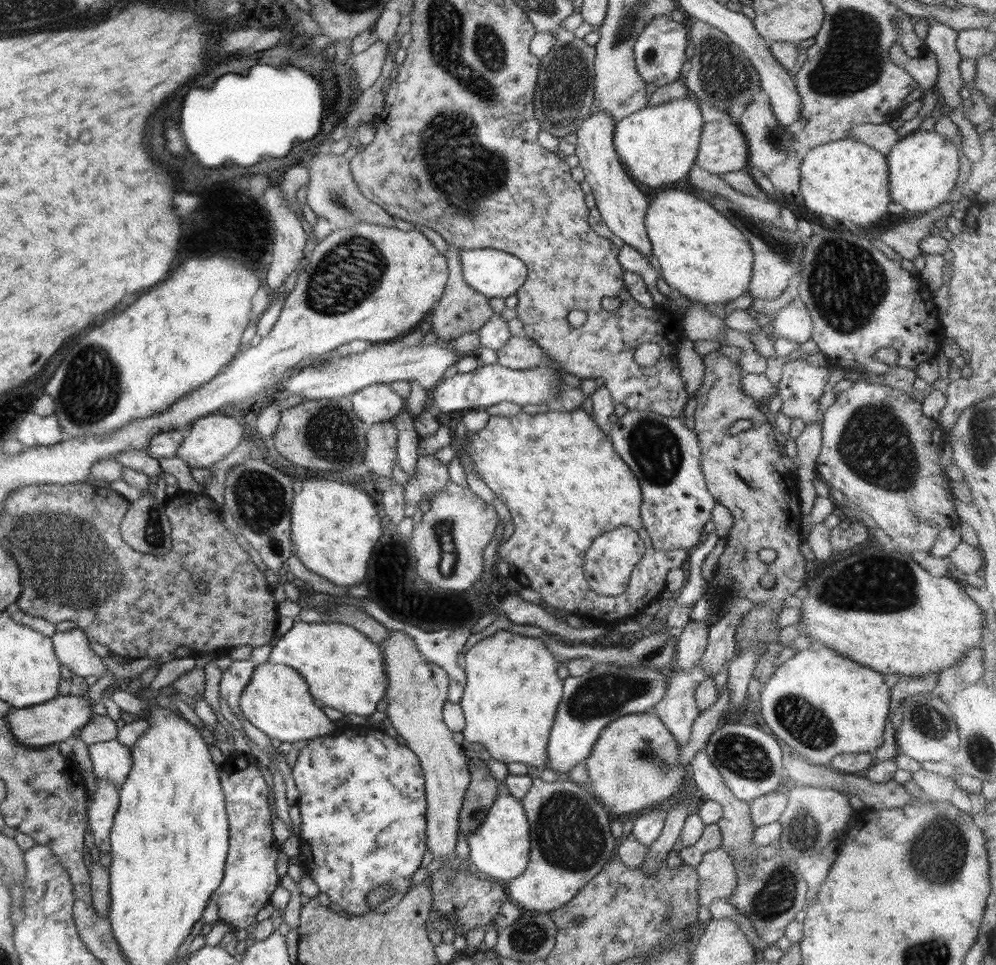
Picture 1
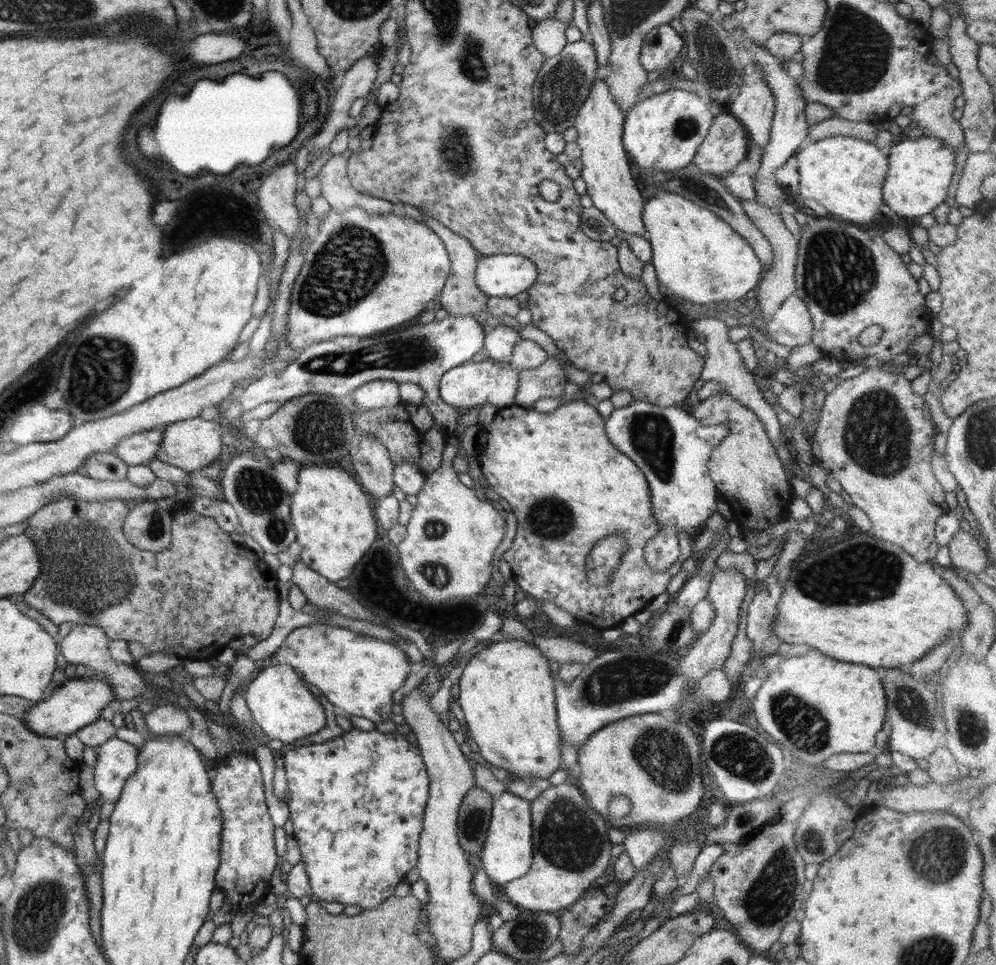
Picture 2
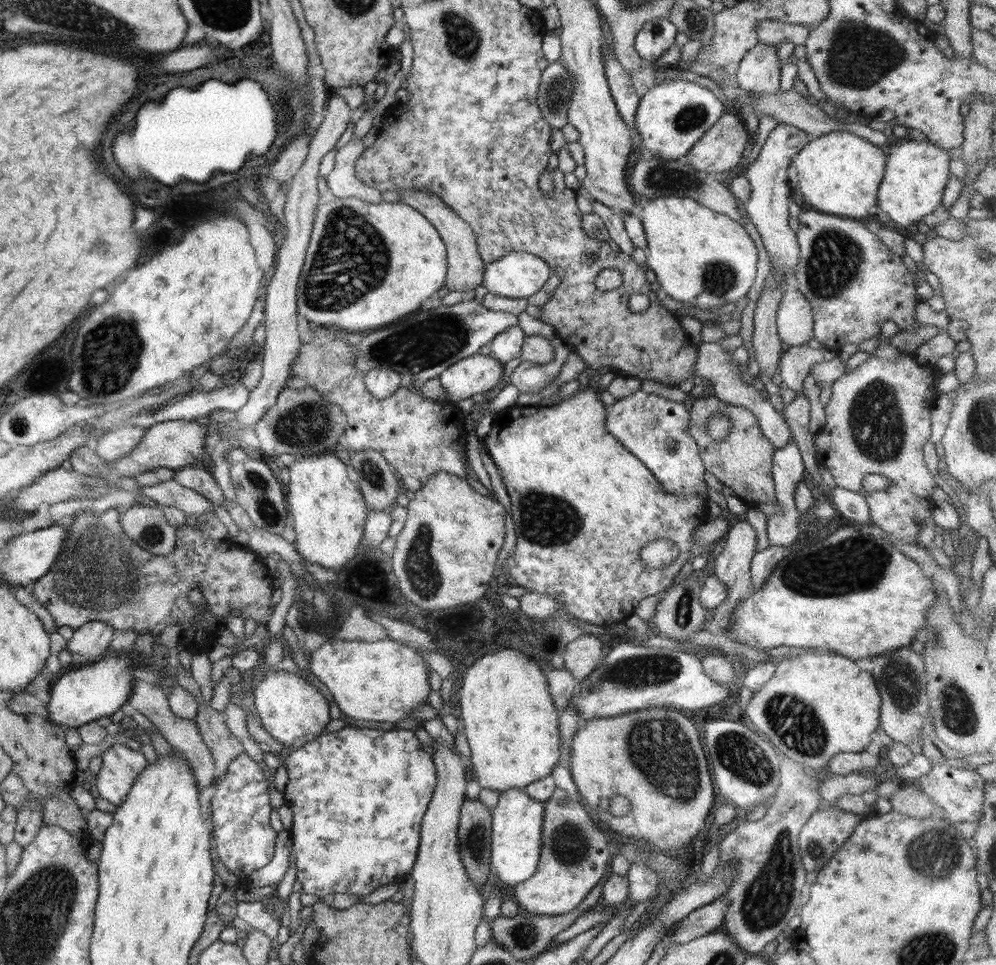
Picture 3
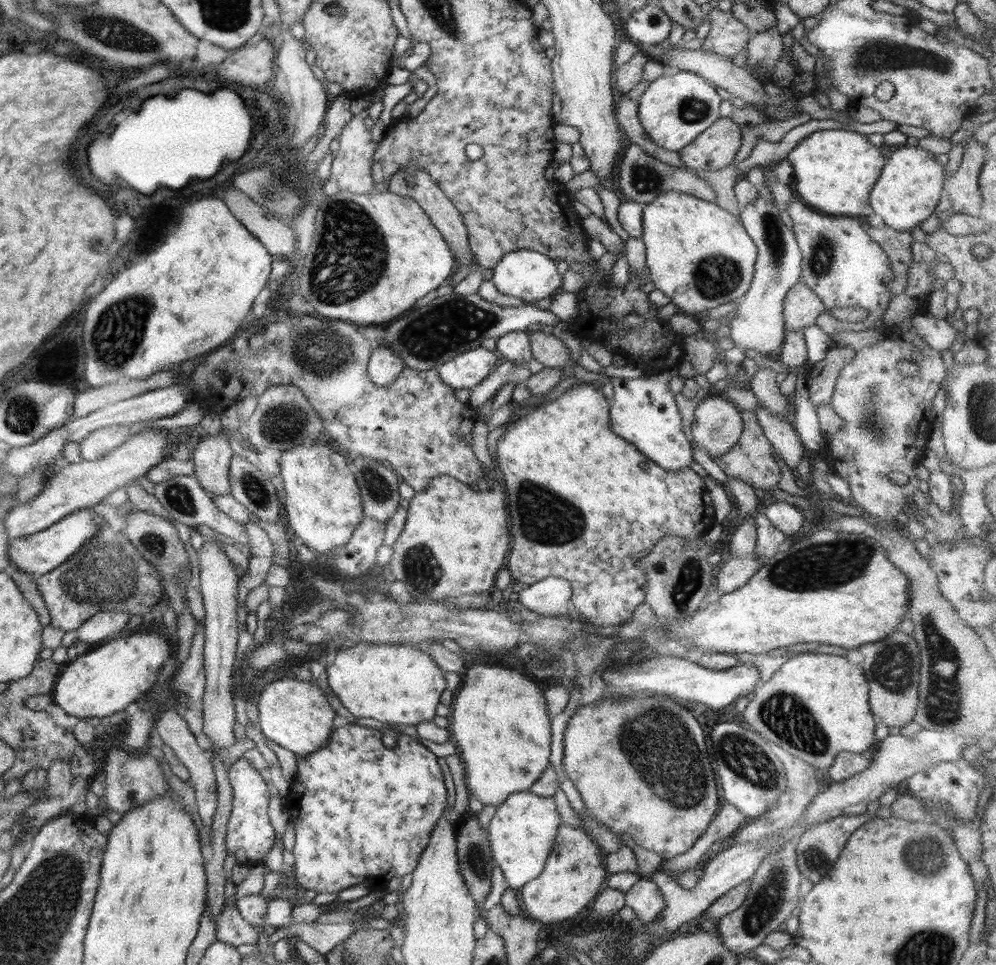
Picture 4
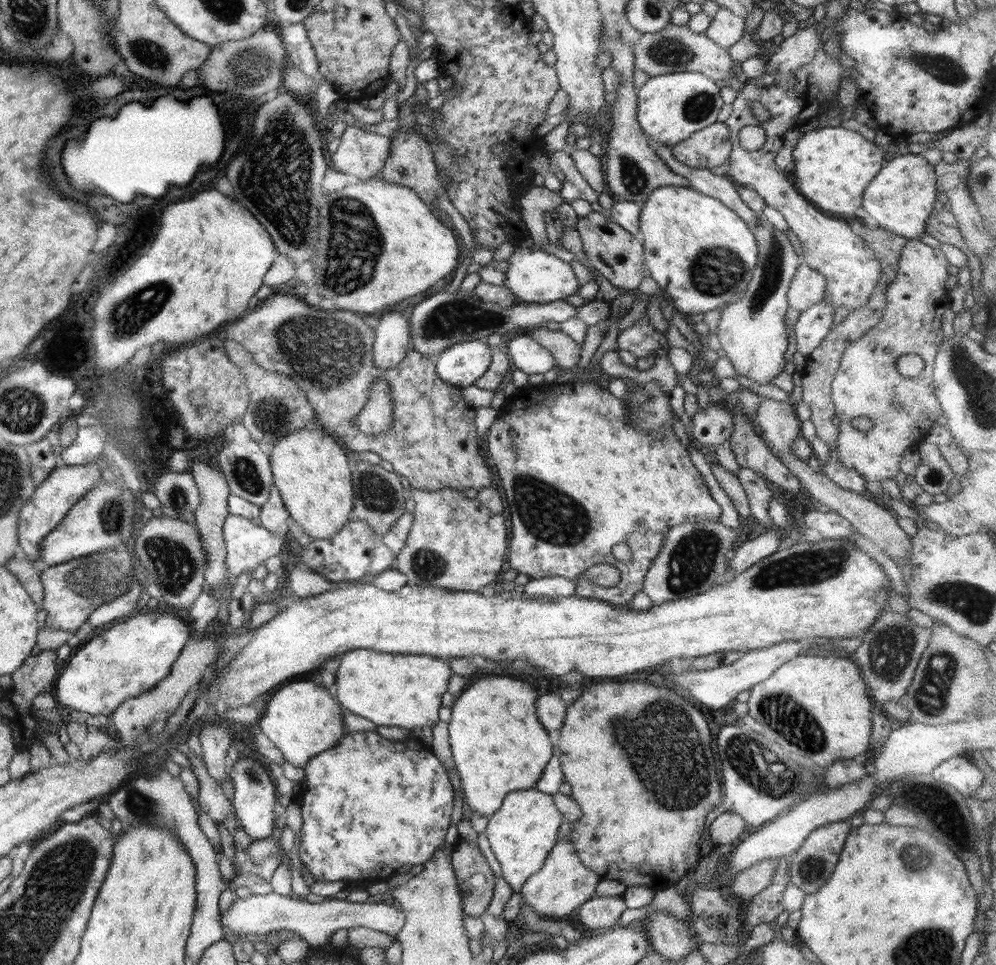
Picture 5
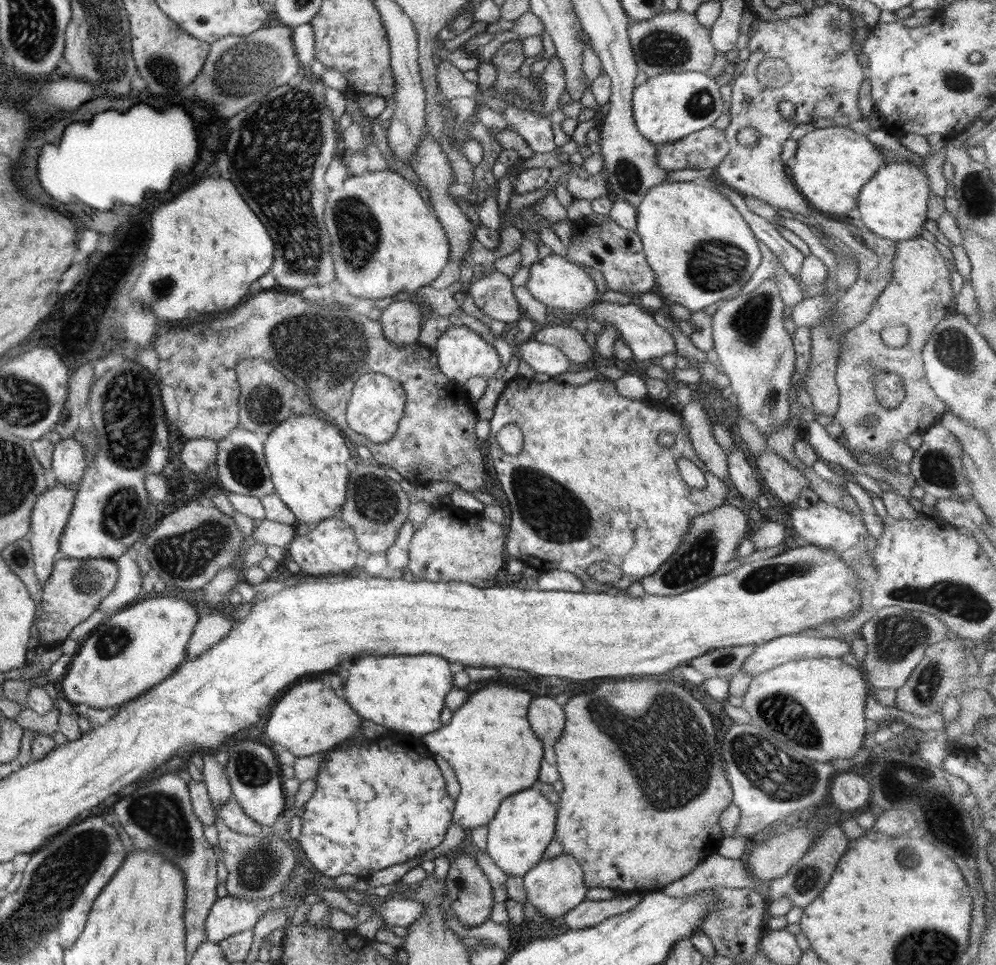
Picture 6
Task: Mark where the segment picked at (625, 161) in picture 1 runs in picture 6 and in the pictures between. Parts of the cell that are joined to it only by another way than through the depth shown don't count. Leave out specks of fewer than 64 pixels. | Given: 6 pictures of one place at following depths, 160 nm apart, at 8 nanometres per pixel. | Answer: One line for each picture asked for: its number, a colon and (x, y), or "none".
2: (662, 133)
3: (671, 117)
4: (674, 109)
5: (671, 107)
6: (667, 107)

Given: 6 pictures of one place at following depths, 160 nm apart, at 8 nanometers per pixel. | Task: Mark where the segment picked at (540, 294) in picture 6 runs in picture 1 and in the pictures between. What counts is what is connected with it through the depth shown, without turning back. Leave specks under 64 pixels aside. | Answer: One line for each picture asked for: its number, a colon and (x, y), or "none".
1: (493, 273)
2: (502, 275)
3: (518, 274)
4: (526, 274)
5: (534, 276)

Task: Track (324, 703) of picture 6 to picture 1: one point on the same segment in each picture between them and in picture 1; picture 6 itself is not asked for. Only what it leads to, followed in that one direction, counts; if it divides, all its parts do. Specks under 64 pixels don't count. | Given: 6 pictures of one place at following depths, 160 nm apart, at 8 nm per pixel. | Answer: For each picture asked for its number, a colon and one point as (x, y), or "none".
1: (277, 700)
2: (279, 702)
3: (289, 708)
4: (295, 713)
5: (302, 719)

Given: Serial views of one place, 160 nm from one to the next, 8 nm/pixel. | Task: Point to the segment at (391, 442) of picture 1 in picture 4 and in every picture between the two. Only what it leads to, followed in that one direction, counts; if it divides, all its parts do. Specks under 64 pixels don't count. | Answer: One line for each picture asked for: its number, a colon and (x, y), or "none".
2: (374, 468)
3: (378, 484)
4: (378, 485)

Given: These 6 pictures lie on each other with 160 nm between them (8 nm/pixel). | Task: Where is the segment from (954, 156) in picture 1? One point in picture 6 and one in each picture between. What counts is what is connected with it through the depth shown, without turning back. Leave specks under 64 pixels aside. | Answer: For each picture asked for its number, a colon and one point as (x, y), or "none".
2: (920, 171)
3: (916, 173)
4: (909, 188)
5: (901, 198)
6: (894, 204)

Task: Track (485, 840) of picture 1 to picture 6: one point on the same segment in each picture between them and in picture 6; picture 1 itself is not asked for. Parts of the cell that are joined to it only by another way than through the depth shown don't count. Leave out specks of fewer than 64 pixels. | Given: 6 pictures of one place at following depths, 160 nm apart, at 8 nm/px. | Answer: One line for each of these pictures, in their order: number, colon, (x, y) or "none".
2: (507, 853)
3: (516, 821)
4: (523, 829)
5: (522, 832)
6: (524, 824)

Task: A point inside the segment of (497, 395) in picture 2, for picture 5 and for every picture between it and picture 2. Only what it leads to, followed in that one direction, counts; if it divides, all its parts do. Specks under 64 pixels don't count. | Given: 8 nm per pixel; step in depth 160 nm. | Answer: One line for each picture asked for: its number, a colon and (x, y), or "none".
3: (476, 374)
4: (465, 371)
5: (461, 364)

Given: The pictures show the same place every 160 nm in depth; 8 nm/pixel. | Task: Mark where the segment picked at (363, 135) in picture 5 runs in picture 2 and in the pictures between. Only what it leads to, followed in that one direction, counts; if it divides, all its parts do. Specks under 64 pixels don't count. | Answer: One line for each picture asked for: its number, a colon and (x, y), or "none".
2: (337, 189)
3: (342, 181)
4: (352, 167)

